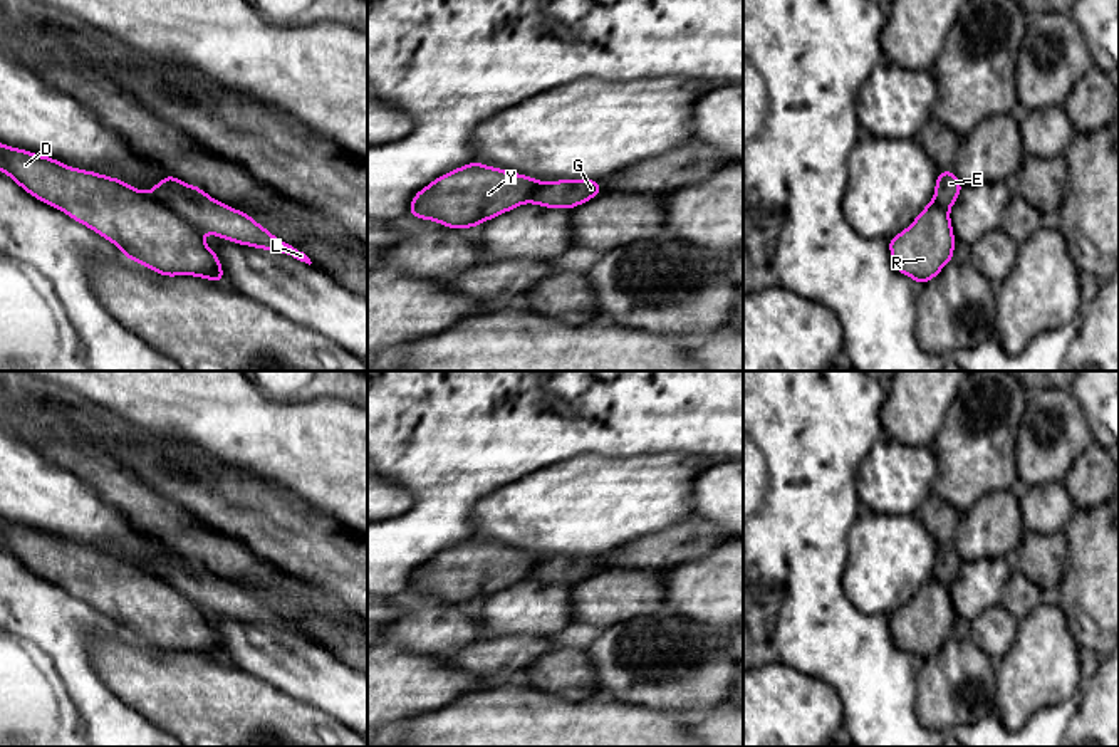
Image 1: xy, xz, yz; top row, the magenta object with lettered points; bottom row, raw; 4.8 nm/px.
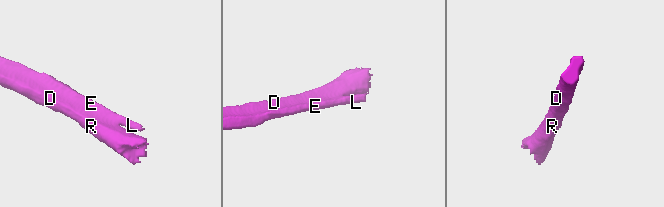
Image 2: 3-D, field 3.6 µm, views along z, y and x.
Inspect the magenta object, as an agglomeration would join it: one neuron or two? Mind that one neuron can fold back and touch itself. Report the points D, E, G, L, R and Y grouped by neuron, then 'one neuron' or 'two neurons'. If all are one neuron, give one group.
D R Y / E G L | two neurons

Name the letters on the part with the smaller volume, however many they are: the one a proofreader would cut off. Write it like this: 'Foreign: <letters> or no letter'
Foreign: E, G, L

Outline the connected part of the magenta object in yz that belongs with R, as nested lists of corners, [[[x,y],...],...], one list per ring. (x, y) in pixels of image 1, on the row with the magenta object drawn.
[[[934,201],[908,228],[887,240],[894,269],[918,285],[933,280],[953,260],[955,245],[950,212]]]

